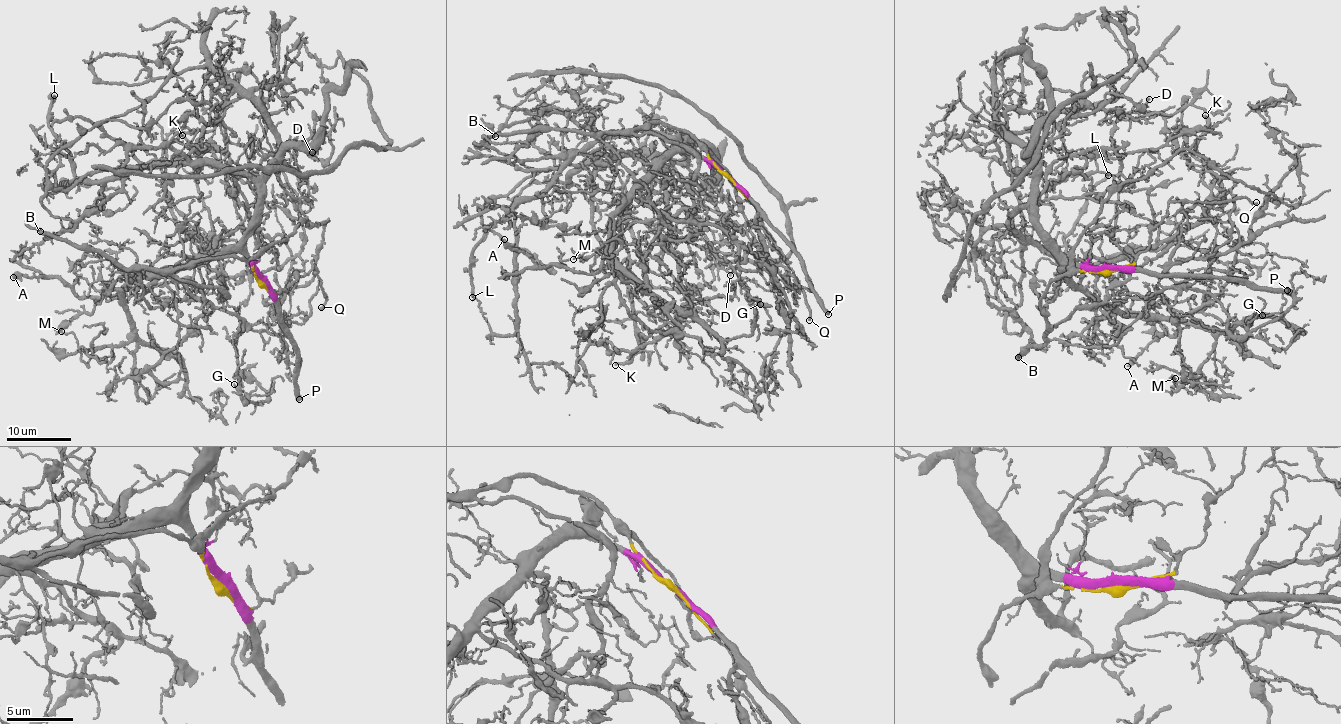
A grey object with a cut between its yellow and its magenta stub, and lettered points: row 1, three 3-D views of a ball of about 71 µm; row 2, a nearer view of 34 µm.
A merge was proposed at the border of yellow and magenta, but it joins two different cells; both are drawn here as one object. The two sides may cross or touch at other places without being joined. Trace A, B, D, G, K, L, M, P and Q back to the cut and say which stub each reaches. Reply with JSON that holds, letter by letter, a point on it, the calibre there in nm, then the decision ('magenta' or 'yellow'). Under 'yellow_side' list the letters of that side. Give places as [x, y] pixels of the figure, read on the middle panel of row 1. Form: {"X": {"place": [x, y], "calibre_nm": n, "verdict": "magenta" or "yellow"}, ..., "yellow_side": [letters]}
{"A": {"place": [504, 239], "calibre_nm": 400, "verdict": "magenta"}, "B": {"place": [495, 136], "calibre_nm": 360, "verdict": "yellow"}, "D": {"place": [730, 275], "calibre_nm": 120, "verdict": "magenta"}, "G": {"place": [760, 304], "calibre_nm": 120, "verdict": "magenta"}, "K": {"place": [615, 365], "calibre_nm": 190, "verdict": "magenta"}, "L": {"place": [472, 297], "calibre_nm": 260, "verdict": "magenta"}, "M": {"place": [573, 259], "calibre_nm": 90, "verdict": "magenta"}, "P": {"place": [828, 314], "calibre_nm": 420, "verdict": "magenta"}, "Q": {"place": [809, 320], "calibre_nm": 220, "verdict": "yellow"}, "yellow_side": ["B", "Q"]}

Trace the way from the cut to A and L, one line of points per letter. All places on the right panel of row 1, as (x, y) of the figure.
A: (1107, 270), (1073, 265), (1067, 273), (1096, 300), (1178, 327), (1174, 337), (1159, 335), (1127, 366)
L: (1107, 270), (1064, 257), (1032, 211), (1019, 208), (1009, 227), (1059, 268), (1063, 238), (1087, 194), (1108, 175)

